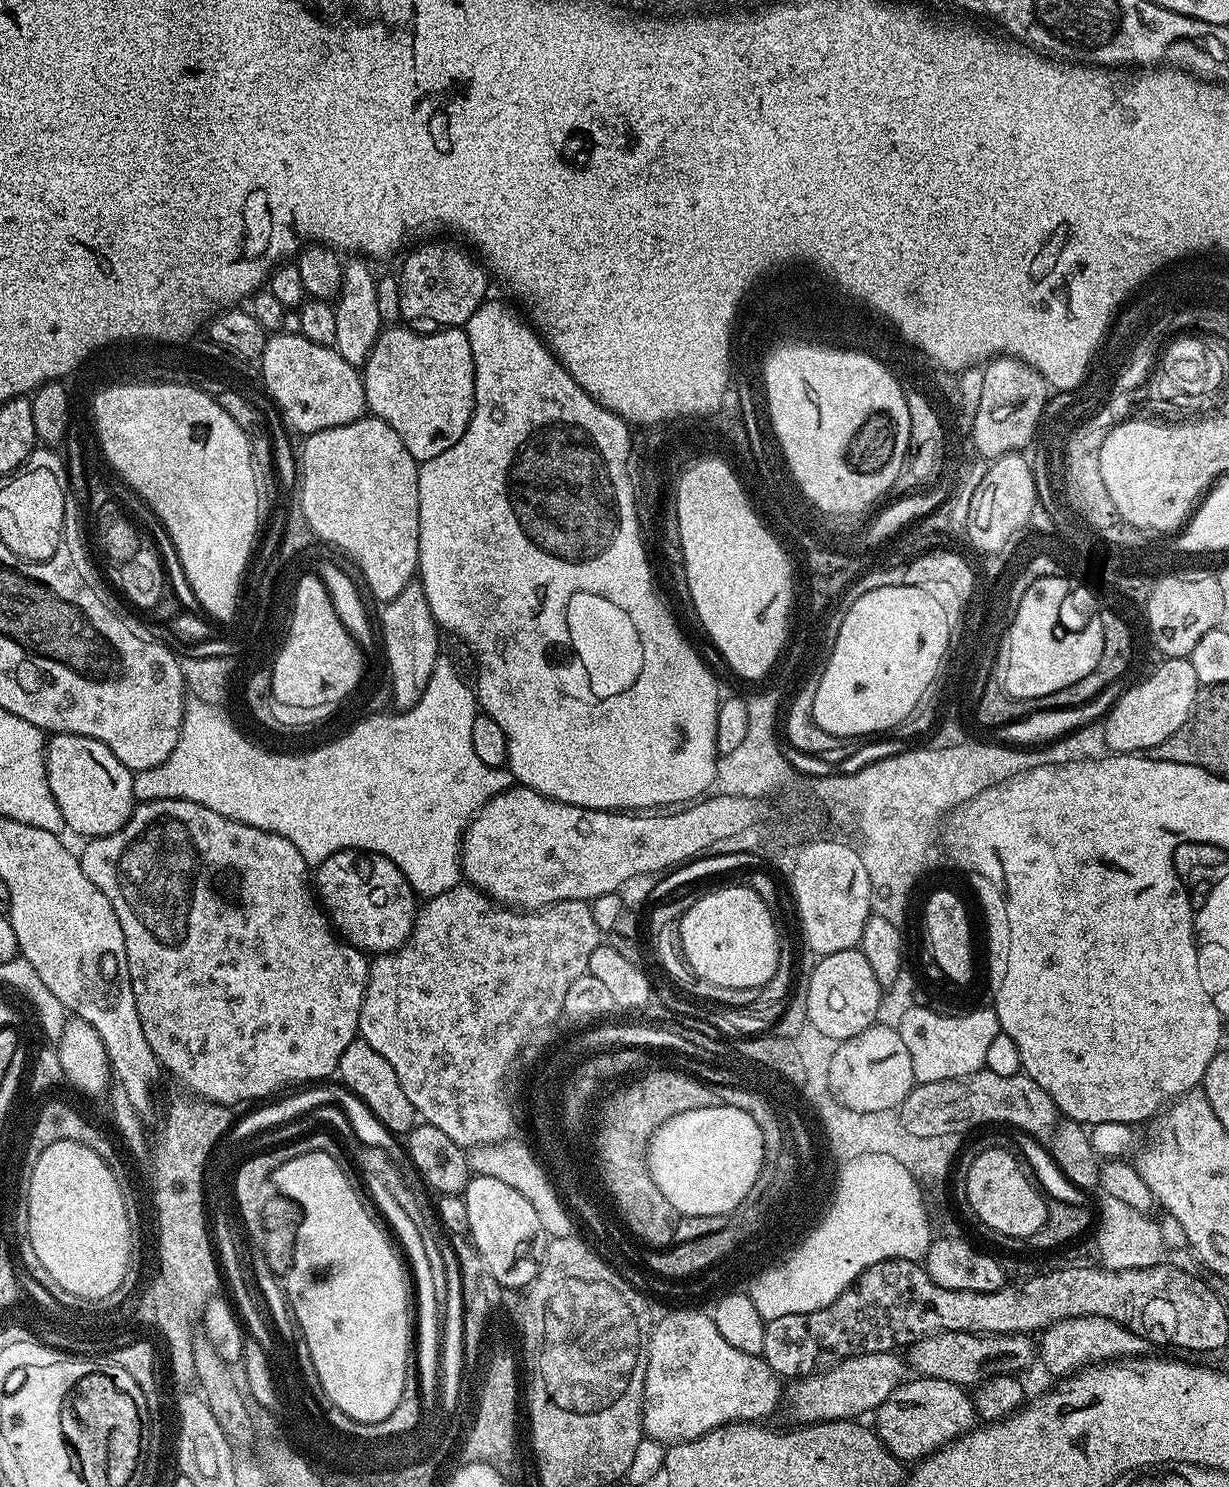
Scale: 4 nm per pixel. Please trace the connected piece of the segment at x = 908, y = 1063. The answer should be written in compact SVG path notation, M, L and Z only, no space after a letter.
M877 1022L868 1028L870 1070L874 1070L870 1078L856 1074L856 1080L846 1082L846 1076L842 1080L842 1074L846 1072L846 1040L841 1040L839 1043L842 1045L842 1050L835 1050L828 1067L829 1089L850 1110L859 1112L890 1110L901 1104L916 1087L914 1062L910 1060L910 1050L906 1050L906 1045L895 1027L887 1028L883 1022Z

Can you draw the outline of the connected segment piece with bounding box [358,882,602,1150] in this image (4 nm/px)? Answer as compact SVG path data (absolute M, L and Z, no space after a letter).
M461 882L453 886L450 890L446 890L437 896L429 896L419 905L416 914L416 923L412 925L412 933L408 936L408 940L401 948L397 948L394 952L386 952L377 955L368 966L368 985L366 986L366 994L362 1002L362 1010L360 1011L360 1031L359 1039L365 1040L370 1046L374 1046L374 1050L378 1050L378 1054L382 1054L382 1058L386 1058L386 1062L390 1062L390 1066L394 1066L394 1074L398 1074L398 1082L402 1086L402 1090L406 1090L406 1098L410 1098L410 1102L416 1107L417 1117L422 1118L423 1123L438 1126L438 1130L442 1130L442 1134L454 1138L454 1142L458 1142L458 1146L465 1150L477 1148L480 1144L499 1144L500 1141L507 1139L513 1135L516 1120L512 1117L512 1108L508 1105L508 1100L504 1097L504 1079L508 1076L508 1071L512 1068L512 1063L516 1060L516 1055L520 1052L520 1047L531 1038L535 1032L540 1032L543 1028L548 1028L556 1019L561 1019L566 999L566 992L573 985L574 980L580 975L587 973L588 963L590 962L590 954L593 954L596 947L602 943L602 933L598 930L598 922L594 922L594 914L592 913L592 905L587 900L560 900L556 904L549 904L547 908L539 910L517 910L509 908L503 904L497 904L491 896L487 896L479 888L473 888L467 882Z

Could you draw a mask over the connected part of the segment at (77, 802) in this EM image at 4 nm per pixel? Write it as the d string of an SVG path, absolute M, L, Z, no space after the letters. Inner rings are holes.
M57 732L47 741L44 750L44 765L50 782L50 790L58 802L58 810L62 810L64 828L74 830L85 838L95 838L114 834L132 816L132 809L137 803L136 795L132 789L131 768L126 767L102 742L94 738L86 738L69 732Z

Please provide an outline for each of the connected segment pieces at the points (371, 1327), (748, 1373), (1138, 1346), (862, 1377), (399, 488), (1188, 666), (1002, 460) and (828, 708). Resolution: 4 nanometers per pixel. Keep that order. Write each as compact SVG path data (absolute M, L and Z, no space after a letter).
M313 1150L310 1154L302 1154L298 1158L290 1158L287 1160L290 1164L289 1168L283 1168L282 1174L279 1175L279 1181L284 1187L285 1192L292 1192L292 1197L300 1200L302 1206L303 1218L302 1227L300 1228L300 1248L292 1248L292 1236L295 1232L295 1215L290 1209L286 1208L285 1202L268 1196L262 1204L262 1219L266 1224L268 1231L268 1258L271 1260L272 1266L276 1271L283 1271L288 1267L288 1261L294 1258L294 1266L292 1267L293 1275L288 1285L292 1289L292 1300L294 1301L294 1311L300 1312L299 1335L304 1338L306 1346L309 1347L310 1358L313 1360L314 1370L317 1371L318 1382L321 1383L323 1390L332 1402L344 1414L348 1414L350 1418L356 1419L362 1423L378 1423L383 1419L389 1418L395 1408L398 1406L403 1396L403 1384L406 1382L406 1362L410 1357L408 1347L414 1344L414 1320L410 1315L408 1317L408 1300L410 1304L410 1276L406 1271L405 1265L402 1263L401 1257L398 1255L397 1249L394 1247L393 1241L390 1239L389 1233L383 1227L372 1221L370 1213L364 1209L364 1204L360 1201L360 1192L350 1186L350 1182L346 1182L346 1174L342 1174L342 1170L338 1166L338 1162L334 1162L334 1158L330 1158L330 1154L322 1154Z
M660 1332L658 1342L656 1342L656 1352L654 1346L648 1346L648 1365L646 1366L646 1386L644 1387L644 1430L651 1439L663 1442L665 1445L671 1446L679 1444L682 1440L693 1440L702 1434L706 1434L710 1430L720 1428L723 1424L735 1424L737 1422L760 1422L768 1416L776 1407L782 1404L782 1380L776 1375L776 1371L765 1362L763 1356L751 1356L746 1354L746 1350L737 1350L736 1347L730 1346L730 1342L726 1342L726 1338L718 1340L716 1336L706 1336L702 1338L700 1334L696 1336L696 1342L686 1342L686 1344L696 1344L696 1346L680 1346L680 1332L678 1332L678 1344L676 1344L676 1332Z
M1084 1315L1059 1320L1044 1329L1038 1340L1038 1360L1055 1378L1066 1378L1094 1363L1143 1357L1149 1348L1147 1340L1113 1319Z
M899 1351L867 1352L861 1356L852 1356L834 1365L826 1372L817 1372L815 1376L801 1376L793 1379L786 1388L786 1408L793 1421L805 1424L821 1424L824 1420L856 1420L864 1415L875 1413L877 1408L894 1394L894 1390L903 1384L910 1368Z
M371 414L350 422L346 426L318 430L311 433L305 440L308 441L305 442L304 449L298 452L298 460L300 456L298 479L302 482L302 494L304 496L302 500L303 523L316 528L318 541L341 548L345 557L355 554L356 560L361 560L364 563L364 570L360 576L363 582L368 583L368 588L372 591L374 599L380 600L379 602L387 602L398 598L398 594L402 594L402 590L406 590L406 586L413 583L420 566L418 562L418 474L420 473L418 462L410 454L410 450L406 450L402 438L398 438L398 434L394 434L392 427L386 421L378 420Z
M1168 658L1157 666L1157 669L1139 682L1126 689L1117 698L1110 714L1108 714L1108 739L1114 746L1136 746L1143 750L1154 750L1160 741L1170 738L1192 716L1192 709L1198 703L1202 686L1198 682L1198 674L1194 674L1194 666L1188 658Z
M1012 452L1008 456L1000 456L991 461L986 470L986 476L979 483L970 501L970 512L966 540L975 547L977 553L986 548L1000 548L1024 519L1028 516L1028 509L1037 509L1036 484L1031 466L1024 454Z
M884 582L879 586L869 587L868 592L859 596L854 602L854 606L850 606L846 618L842 618L842 626L838 630L838 638L834 642L834 650L826 662L826 670L822 674L822 682L818 682L818 690L814 694L812 717L816 725L822 730L829 732L832 736L846 736L849 738L855 738L855 736L868 738L873 734L884 734L887 733L884 732L887 728L888 731L895 730L906 719L906 714L909 712L909 709L912 709L912 704L918 706L916 698L924 693L924 683L931 679L932 671L936 669L936 664L940 660L942 638L945 633L947 633L947 630L940 617L940 608L935 607L935 601L931 600L931 597L924 596L924 591L919 589L918 583L909 582L902 586L890 586Z

